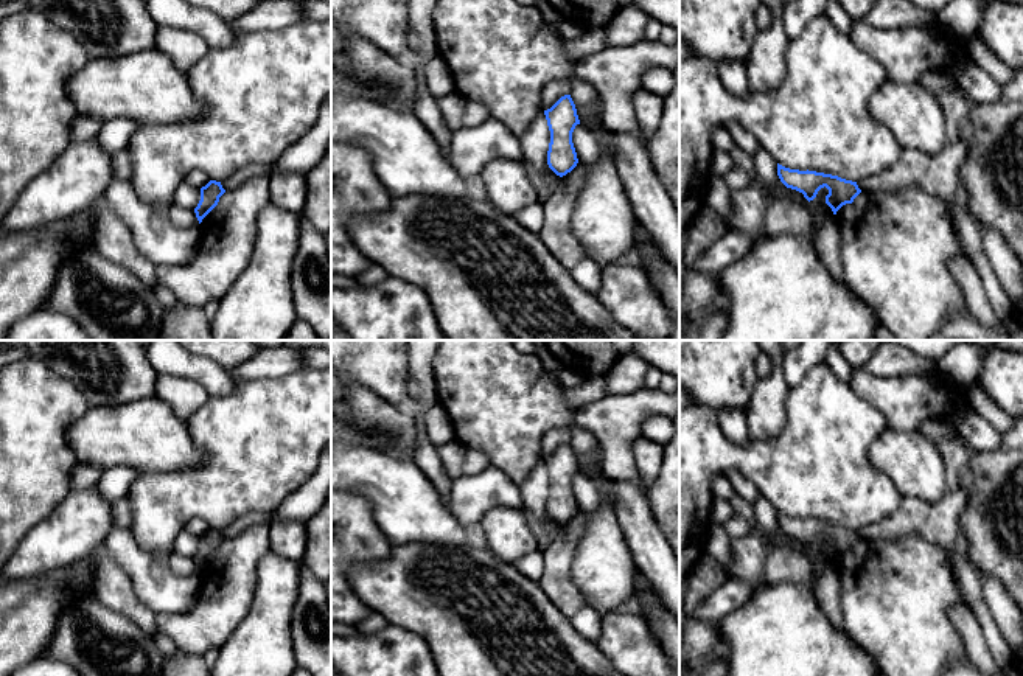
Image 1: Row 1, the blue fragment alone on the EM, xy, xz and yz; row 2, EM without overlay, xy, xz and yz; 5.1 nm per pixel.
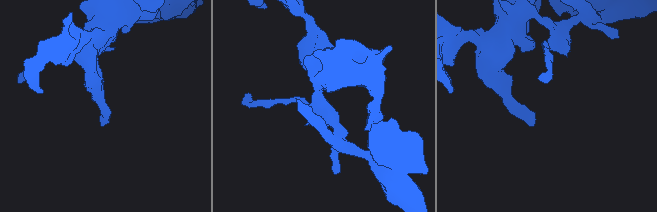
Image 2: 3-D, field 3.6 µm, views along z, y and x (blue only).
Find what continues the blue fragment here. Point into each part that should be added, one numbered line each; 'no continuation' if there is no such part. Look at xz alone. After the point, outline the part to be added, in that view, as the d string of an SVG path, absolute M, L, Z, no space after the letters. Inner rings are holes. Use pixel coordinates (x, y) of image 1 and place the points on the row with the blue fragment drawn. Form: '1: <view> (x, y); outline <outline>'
no continuation

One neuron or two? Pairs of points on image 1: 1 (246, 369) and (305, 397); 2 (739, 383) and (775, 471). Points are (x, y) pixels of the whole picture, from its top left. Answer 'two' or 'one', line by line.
1: two
2: two

